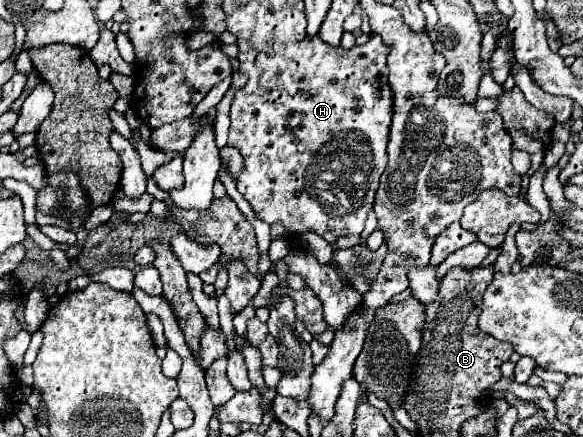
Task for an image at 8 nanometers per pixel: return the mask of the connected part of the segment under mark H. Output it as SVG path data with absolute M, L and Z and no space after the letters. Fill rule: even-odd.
M371 35L369 43L353 49L343 49L343 47L329 47L323 43L319 37L305 37L301 43L287 45L283 53L277 57L277 63L263 61L261 59L255 63L247 85L241 89L241 93L233 99L231 105L231 129L229 129L229 143L231 147L239 149L243 157L243 171L235 177L239 193L249 201L251 209L255 211L257 219L265 221L267 225L281 223L287 229L287 235L295 241L303 233L313 231L319 237L323 237L329 245L333 245L339 237L347 235L361 235L363 223L367 219L367 213L373 207L375 201L375 191L379 187L379 177L387 167L387 141L389 141L389 125L393 117L393 91L387 81L387 47L383 41L375 35Z

